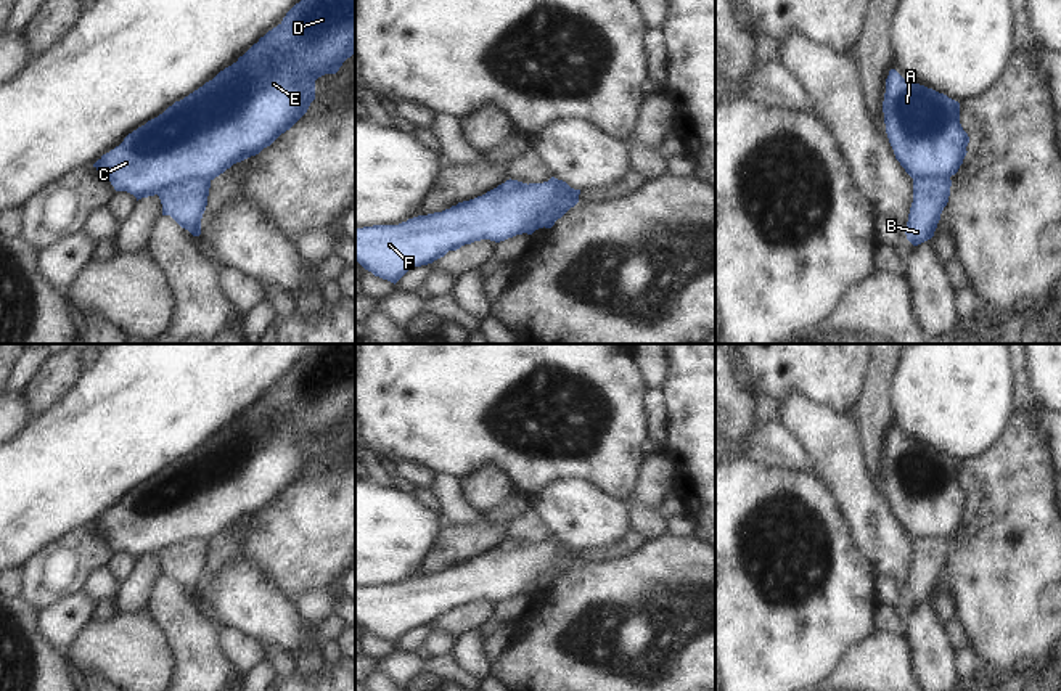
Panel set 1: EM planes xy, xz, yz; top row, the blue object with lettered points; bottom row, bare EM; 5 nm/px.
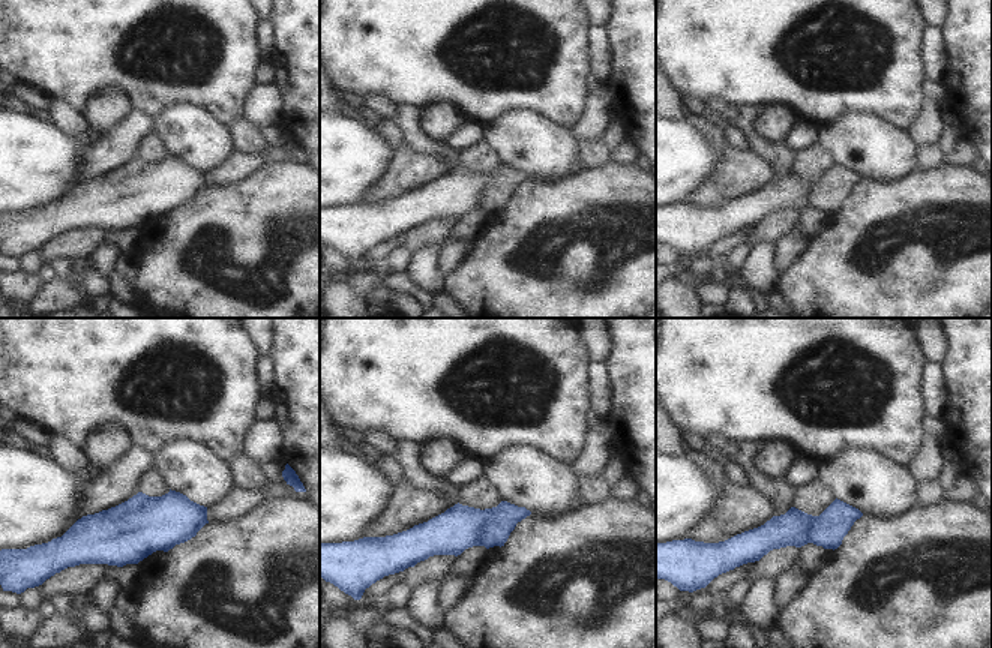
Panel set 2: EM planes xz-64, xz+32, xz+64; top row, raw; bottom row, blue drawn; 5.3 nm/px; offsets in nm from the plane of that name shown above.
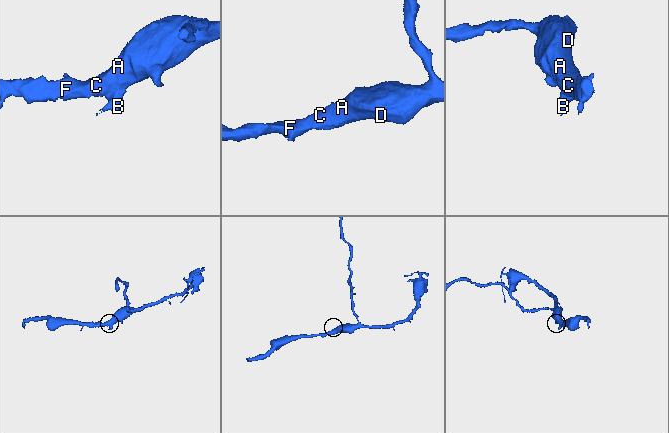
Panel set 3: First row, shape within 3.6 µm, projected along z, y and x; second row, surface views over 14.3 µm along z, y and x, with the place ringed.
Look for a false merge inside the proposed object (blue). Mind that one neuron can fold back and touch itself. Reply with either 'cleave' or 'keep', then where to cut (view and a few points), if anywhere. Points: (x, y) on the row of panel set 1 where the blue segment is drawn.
cleave | xy (209, 180), (201, 177), (174, 180), (156, 193)

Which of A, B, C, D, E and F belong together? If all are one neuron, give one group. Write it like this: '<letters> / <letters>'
A C D E F / B

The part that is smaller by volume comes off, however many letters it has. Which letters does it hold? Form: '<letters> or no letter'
B.

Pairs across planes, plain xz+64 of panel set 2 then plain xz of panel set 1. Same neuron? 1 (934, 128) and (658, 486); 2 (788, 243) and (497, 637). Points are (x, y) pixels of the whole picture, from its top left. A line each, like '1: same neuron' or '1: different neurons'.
1: same neuron
2: same neuron

